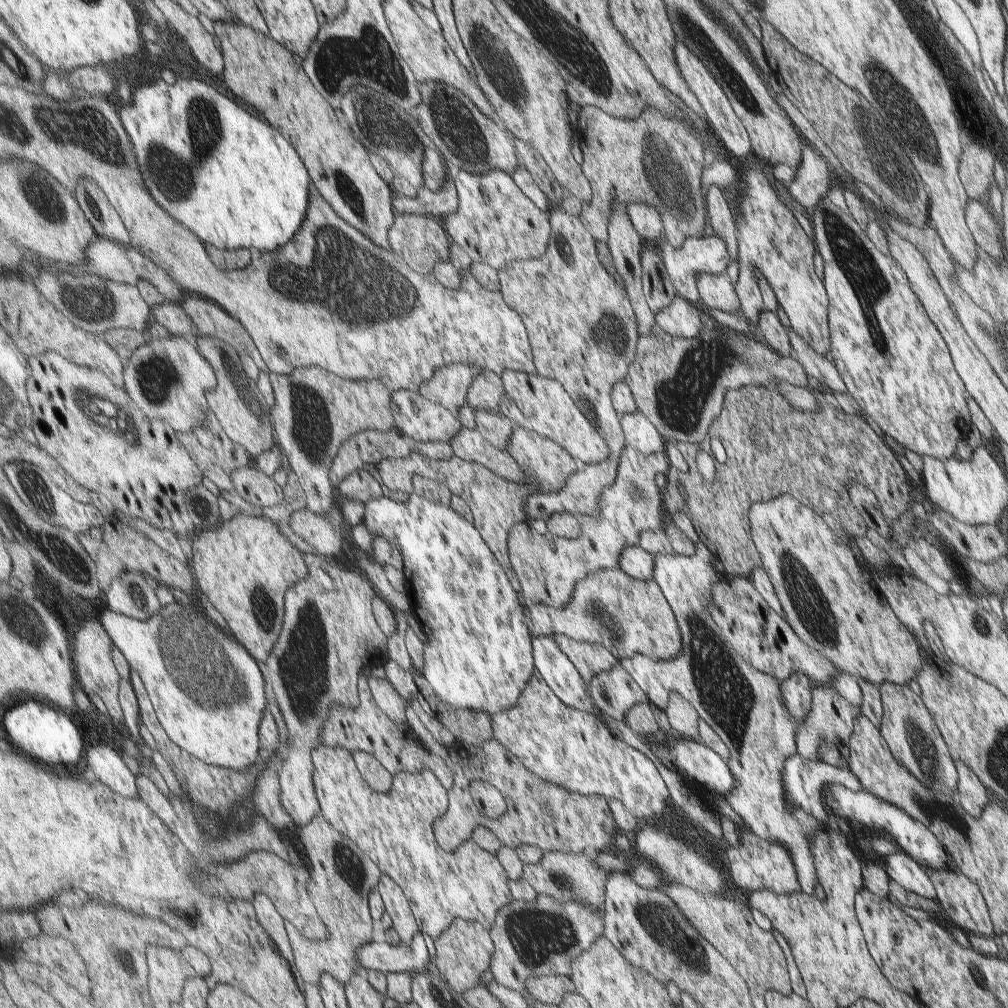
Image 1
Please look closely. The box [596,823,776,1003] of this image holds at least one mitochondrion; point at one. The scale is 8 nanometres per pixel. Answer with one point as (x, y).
(654, 919)

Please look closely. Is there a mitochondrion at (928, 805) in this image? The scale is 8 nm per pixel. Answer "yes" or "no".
yes

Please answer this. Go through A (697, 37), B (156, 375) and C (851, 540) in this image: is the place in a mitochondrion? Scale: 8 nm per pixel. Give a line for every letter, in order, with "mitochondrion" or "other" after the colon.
A: mitochondrion
B: mitochondrion
C: other

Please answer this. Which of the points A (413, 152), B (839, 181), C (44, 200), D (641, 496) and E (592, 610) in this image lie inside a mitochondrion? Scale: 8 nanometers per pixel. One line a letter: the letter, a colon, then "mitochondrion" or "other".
A: mitochondrion
B: other
C: mitochondrion
D: mitochondrion
E: mitochondrion

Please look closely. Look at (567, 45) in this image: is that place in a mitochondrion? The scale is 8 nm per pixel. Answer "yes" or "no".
yes

